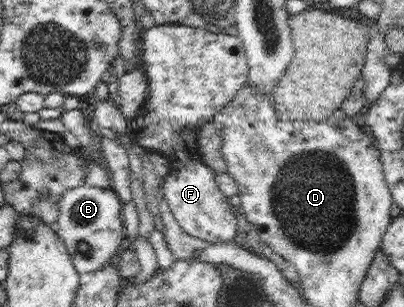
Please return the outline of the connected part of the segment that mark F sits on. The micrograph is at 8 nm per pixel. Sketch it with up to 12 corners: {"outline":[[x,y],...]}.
{"outline":[[148,23],[134,143],[162,152],[188,235],[233,240],[200,125],[248,81],[242,39]]}

